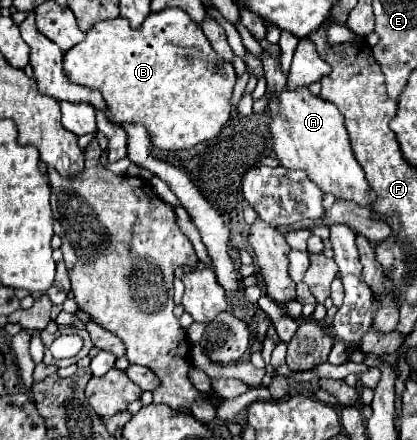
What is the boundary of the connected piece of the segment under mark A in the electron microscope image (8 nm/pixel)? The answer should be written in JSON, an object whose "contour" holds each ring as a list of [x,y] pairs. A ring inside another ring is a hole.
{"contour":[[[263,50],[261,62],[265,68],[265,82],[267,82],[267,112],[271,114],[269,134],[273,142],[273,150],[285,168],[305,170],[309,178],[323,190],[333,192],[339,200],[351,200],[361,206],[371,206],[375,194],[369,192],[365,174],[357,164],[349,136],[345,130],[345,120],[337,106],[325,102],[321,96],[311,94],[307,86],[289,90],[287,88],[287,74],[281,70],[281,54],[271,54]]]}

